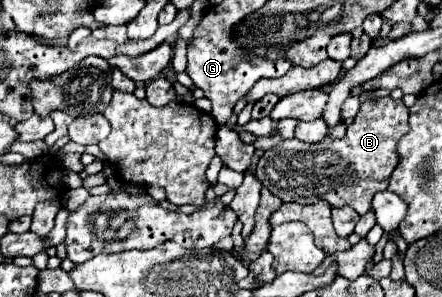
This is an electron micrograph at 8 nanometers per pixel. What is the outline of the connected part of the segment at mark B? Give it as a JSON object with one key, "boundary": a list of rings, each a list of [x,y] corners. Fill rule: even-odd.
{"boundary":[[[388,96],[378,102],[366,102],[342,140],[324,138],[320,144],[304,144],[296,138],[282,140],[260,156],[254,174],[282,202],[306,204],[322,198],[332,208],[350,206],[364,214],[370,210],[374,194],[388,188],[390,174],[398,164],[396,144],[406,132],[408,108],[402,100]]]}

